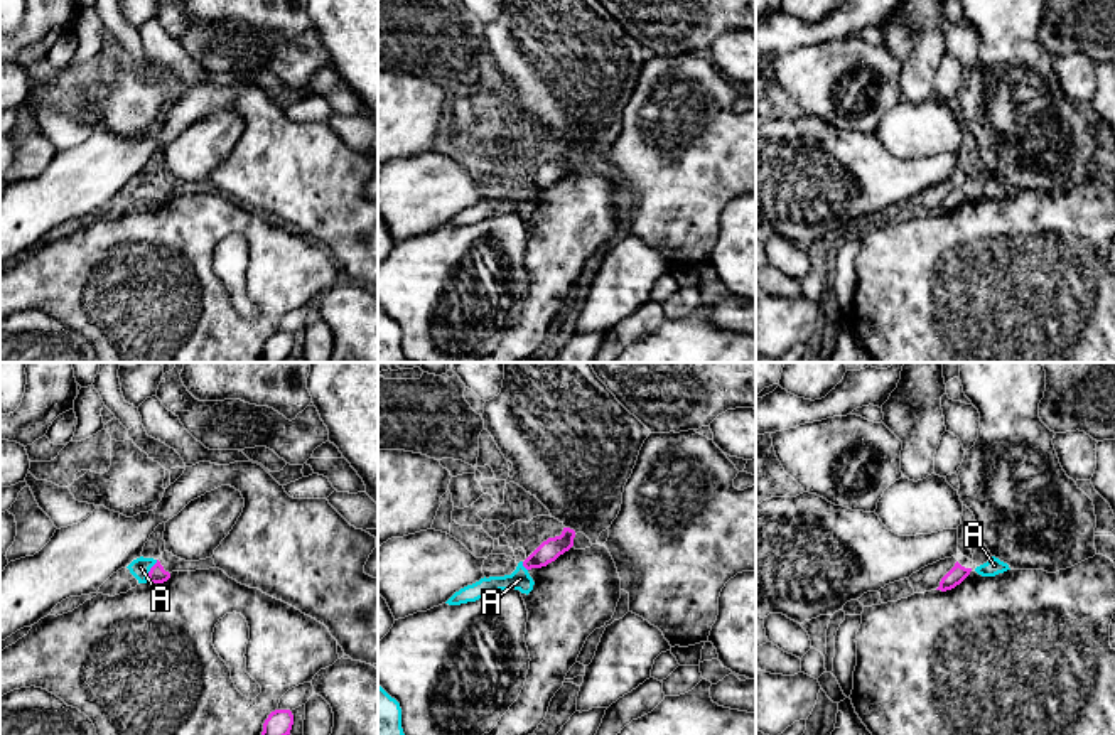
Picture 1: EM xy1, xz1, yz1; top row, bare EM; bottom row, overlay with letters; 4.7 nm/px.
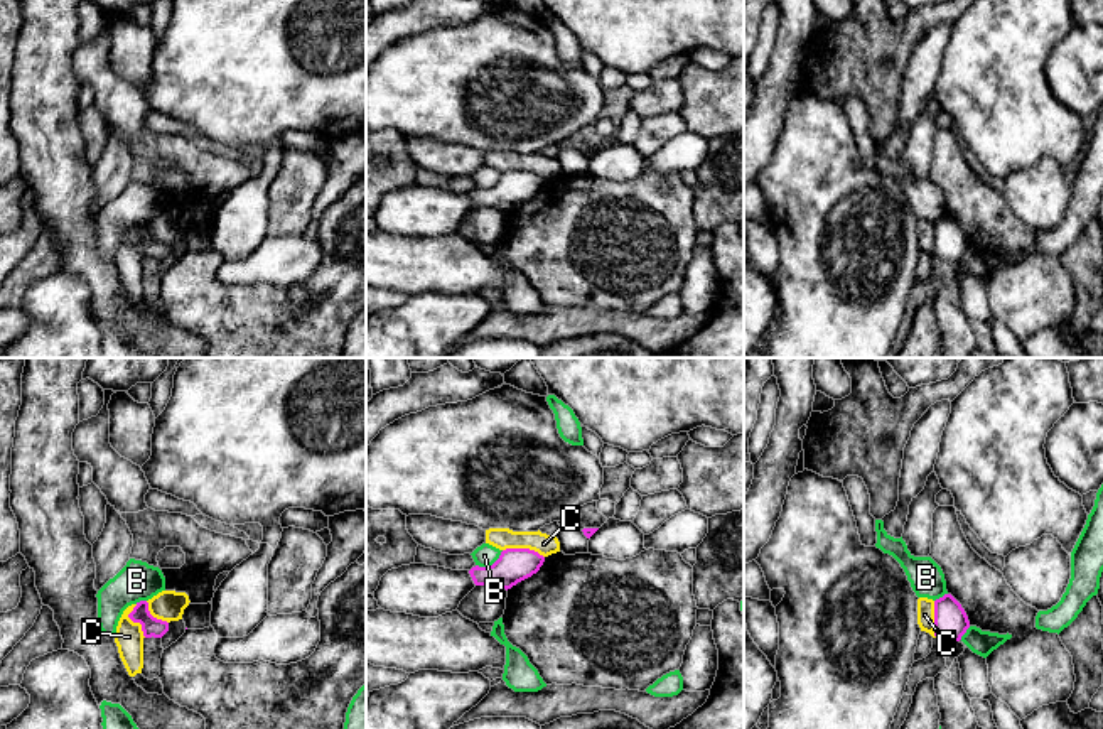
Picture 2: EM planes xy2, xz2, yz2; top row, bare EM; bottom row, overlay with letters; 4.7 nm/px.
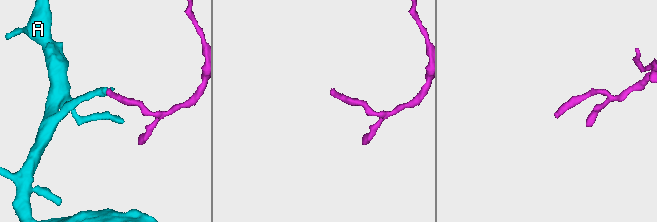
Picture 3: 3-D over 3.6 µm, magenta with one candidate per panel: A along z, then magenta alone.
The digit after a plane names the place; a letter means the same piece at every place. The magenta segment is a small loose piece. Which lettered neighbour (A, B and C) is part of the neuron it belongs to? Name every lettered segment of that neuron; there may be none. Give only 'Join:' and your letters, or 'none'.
Join: A

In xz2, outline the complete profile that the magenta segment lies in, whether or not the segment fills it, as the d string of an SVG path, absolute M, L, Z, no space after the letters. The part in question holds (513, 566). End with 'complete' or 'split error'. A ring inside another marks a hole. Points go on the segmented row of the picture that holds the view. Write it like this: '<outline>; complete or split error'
M506 548L489 567L472 567L469 570L476 586L496 586L511 589L518 582L531 577L543 565L545 557L530 548Z; complete

